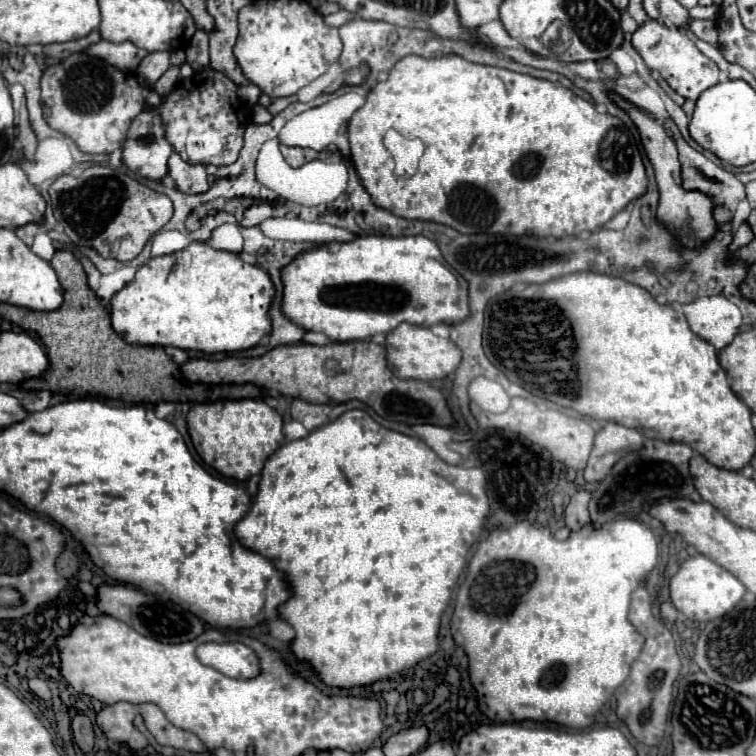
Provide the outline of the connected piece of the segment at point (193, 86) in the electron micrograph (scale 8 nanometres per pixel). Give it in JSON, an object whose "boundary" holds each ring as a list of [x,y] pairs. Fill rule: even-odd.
{"boundary":[[[211,67],[201,69],[193,77],[180,79],[175,87],[169,91],[169,95],[159,105],[159,117],[165,129],[165,139],[173,145],[173,149],[187,161],[185,153],[185,139],[189,131],[205,131],[205,129],[217,129],[223,137],[223,149],[217,157],[211,159],[213,165],[231,165],[237,161],[239,151],[243,147],[243,131],[245,123],[241,113],[241,101],[237,95],[237,85],[225,77],[221,71],[215,71]]]}

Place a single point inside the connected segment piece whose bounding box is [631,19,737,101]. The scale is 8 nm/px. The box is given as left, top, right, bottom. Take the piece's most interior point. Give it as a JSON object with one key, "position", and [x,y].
{"position":[670,51]}

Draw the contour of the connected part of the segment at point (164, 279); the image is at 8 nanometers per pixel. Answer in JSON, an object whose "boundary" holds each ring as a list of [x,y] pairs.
{"boundary":[[[195,241],[181,251],[151,257],[141,265],[135,279],[111,297],[111,325],[115,333],[131,345],[171,345],[203,353],[231,353],[249,349],[265,337],[265,331],[269,331],[269,303],[273,295],[273,283],[261,267],[249,265],[229,251],[219,251]]]}

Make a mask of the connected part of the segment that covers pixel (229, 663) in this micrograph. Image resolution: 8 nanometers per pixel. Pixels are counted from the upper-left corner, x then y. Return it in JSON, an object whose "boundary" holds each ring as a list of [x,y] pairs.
{"boundary":[[[203,643],[197,647],[197,657],[233,679],[251,679],[259,673],[259,657],[243,643]]]}

